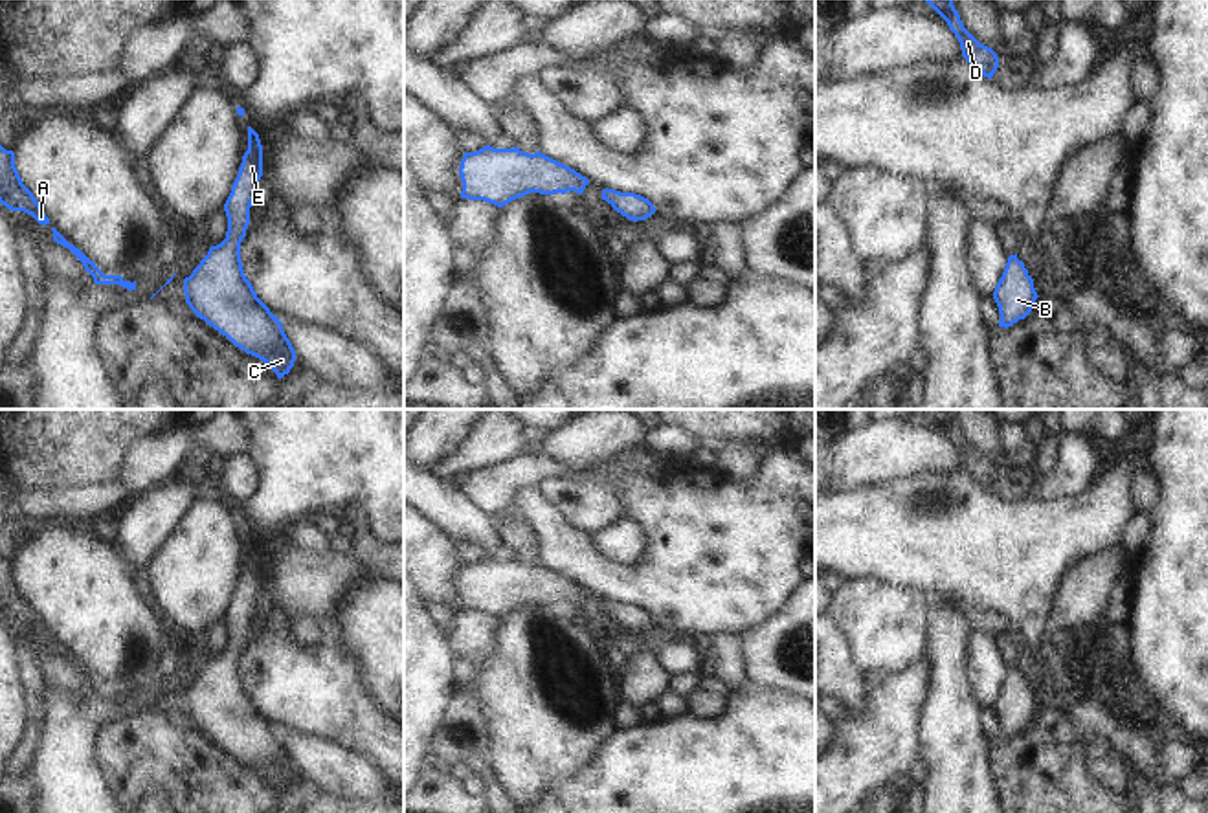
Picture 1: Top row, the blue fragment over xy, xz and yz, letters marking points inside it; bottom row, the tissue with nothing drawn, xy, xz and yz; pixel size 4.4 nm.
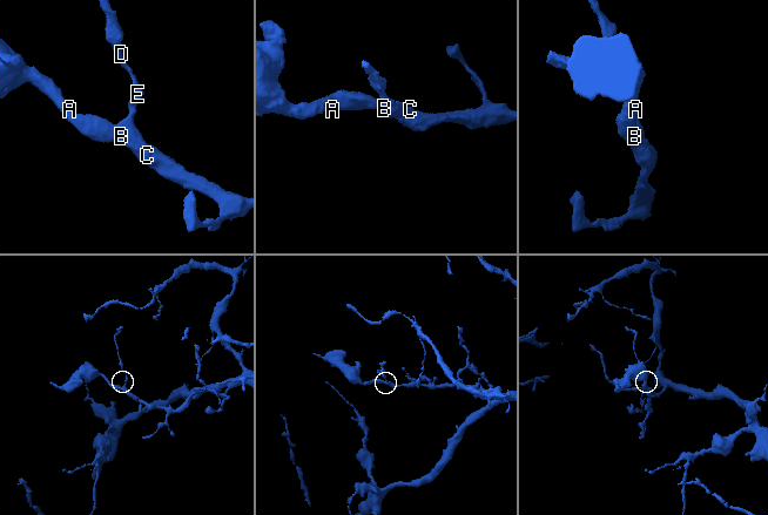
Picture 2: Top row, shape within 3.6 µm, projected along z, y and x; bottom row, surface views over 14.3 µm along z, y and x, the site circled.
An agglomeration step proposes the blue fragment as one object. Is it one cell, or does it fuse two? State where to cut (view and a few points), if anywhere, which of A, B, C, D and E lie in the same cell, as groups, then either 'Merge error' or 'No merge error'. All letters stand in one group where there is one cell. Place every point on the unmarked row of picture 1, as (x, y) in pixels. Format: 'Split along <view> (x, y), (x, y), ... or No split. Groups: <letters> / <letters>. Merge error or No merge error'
No split. Groups: A B C D E. No merge error.

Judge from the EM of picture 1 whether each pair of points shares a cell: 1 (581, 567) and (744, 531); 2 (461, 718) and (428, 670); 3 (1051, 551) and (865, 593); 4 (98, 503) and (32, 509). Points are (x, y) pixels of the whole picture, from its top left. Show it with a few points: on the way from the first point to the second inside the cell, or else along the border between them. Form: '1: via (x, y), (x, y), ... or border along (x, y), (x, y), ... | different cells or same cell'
1: via (621, 580), (672, 580), (704, 549) | same cell
2: border along (459, 689), (436, 746) | different cells
3: border along (850, 579), (907, 586), (931, 599) | different cells
4: via (81, 503), (48, 503) | same cell

